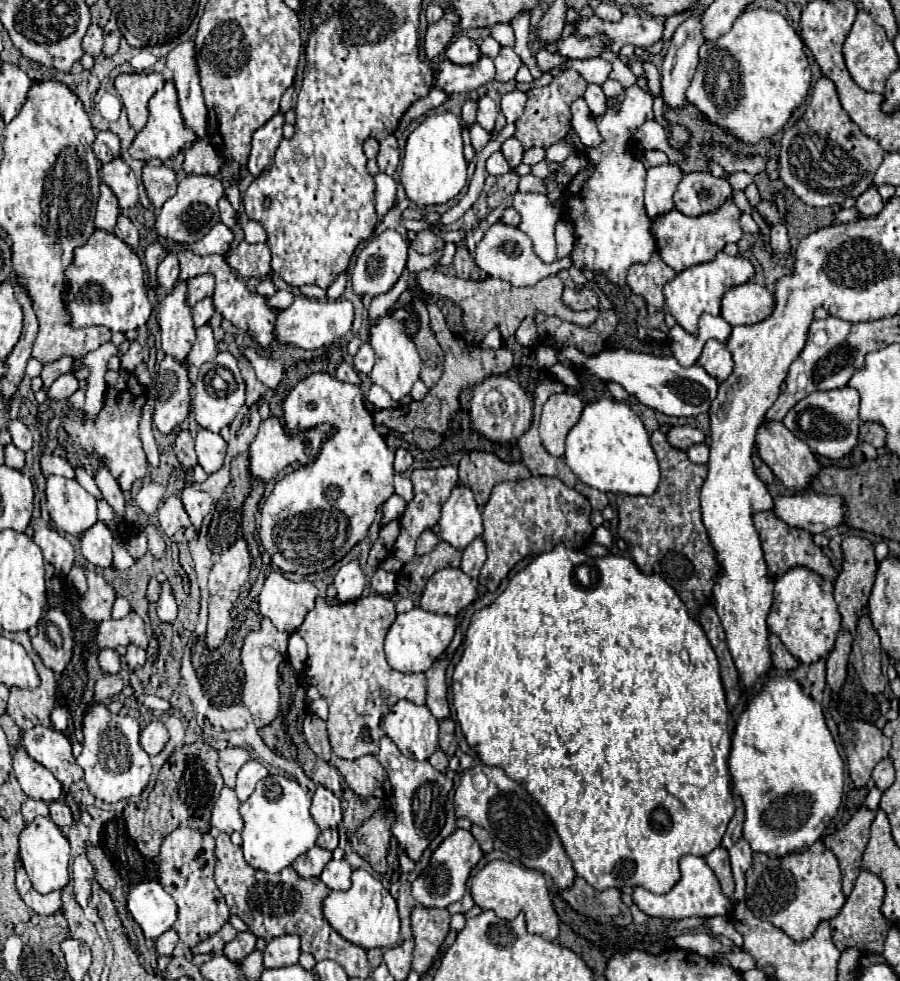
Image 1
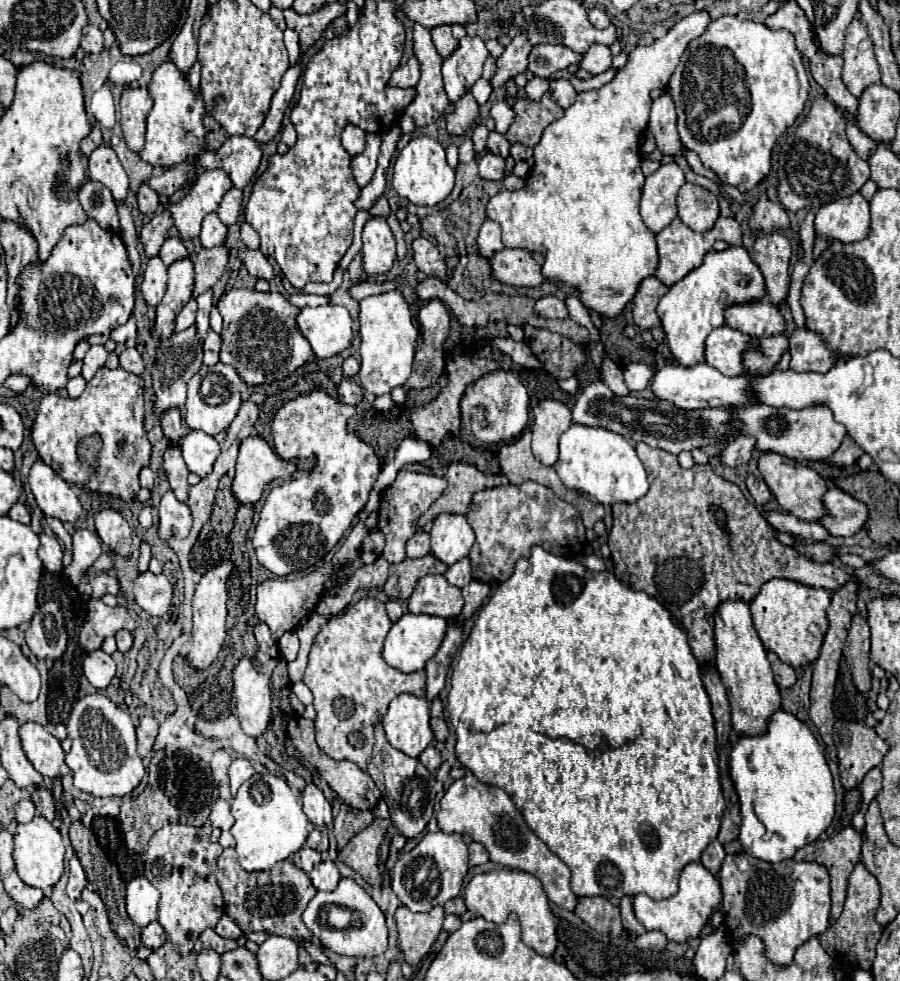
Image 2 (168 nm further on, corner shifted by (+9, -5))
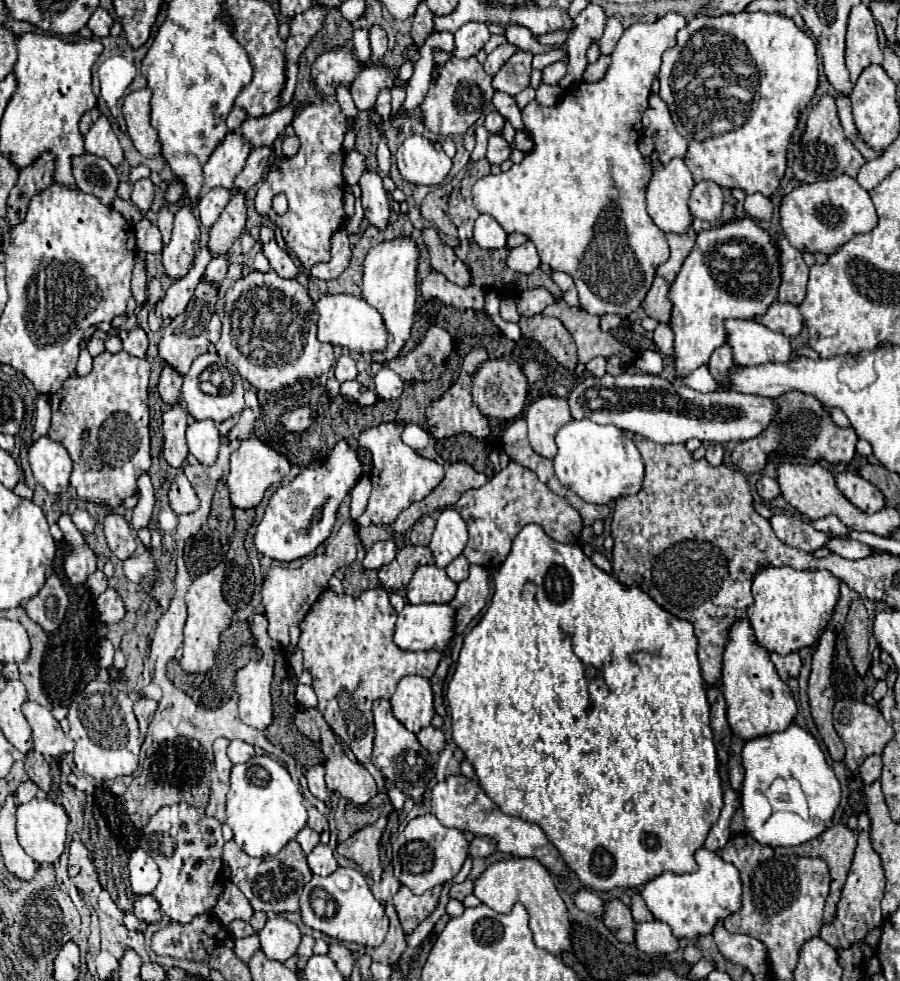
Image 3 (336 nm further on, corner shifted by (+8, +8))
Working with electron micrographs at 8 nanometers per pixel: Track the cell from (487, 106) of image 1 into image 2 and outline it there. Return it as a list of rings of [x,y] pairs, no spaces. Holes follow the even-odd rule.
[[[476,123],[472,127],[472,141],[474,141],[474,151],[484,151],[486,149],[486,139],[488,139],[488,129],[484,123]]]

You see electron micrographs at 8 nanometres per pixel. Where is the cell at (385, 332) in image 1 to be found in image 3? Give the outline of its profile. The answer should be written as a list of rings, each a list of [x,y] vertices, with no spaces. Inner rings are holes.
[[[409,236],[383,240],[373,246],[363,264],[363,298],[379,310],[383,322],[389,330],[389,342],[385,352],[375,352],[373,362],[387,362],[399,356],[399,350],[409,340],[411,326],[415,320],[415,300],[417,300],[417,262],[419,262],[419,248],[417,242]]]

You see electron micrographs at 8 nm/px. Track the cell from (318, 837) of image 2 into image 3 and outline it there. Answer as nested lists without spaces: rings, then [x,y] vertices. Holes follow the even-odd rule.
[[[309,806],[309,820],[307,820],[307,826],[317,830],[317,832],[323,832],[327,828],[327,818],[315,808],[315,806]]]

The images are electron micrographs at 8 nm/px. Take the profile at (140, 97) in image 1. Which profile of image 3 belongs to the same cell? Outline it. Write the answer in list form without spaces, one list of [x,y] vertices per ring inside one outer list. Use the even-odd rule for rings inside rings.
[[[149,88],[131,92],[123,102],[123,116],[135,148],[143,156],[155,158],[161,154],[161,142],[157,130],[149,124],[149,102],[151,102]]]

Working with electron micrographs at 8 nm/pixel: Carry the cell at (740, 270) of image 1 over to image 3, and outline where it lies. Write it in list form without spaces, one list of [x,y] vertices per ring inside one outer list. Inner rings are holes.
[[[749,216],[735,218],[699,232],[695,246],[669,290],[669,300],[673,302],[671,328],[675,332],[675,378],[679,380],[683,374],[691,374],[695,366],[705,366],[711,352],[725,344],[725,320],[751,320],[765,314],[777,300],[779,286],[779,248],[775,246],[773,234],[761,228],[757,220]]]

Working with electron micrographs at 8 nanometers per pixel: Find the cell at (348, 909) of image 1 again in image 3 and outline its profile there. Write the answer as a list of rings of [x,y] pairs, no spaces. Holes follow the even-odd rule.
[[[337,868],[331,876],[313,876],[307,886],[303,886],[303,894],[299,900],[301,906],[301,918],[305,926],[319,930],[327,934],[333,940],[339,942],[355,942],[367,948],[381,946],[389,918],[383,910],[383,906],[373,898],[365,876],[355,868]],[[327,894],[335,900],[335,906],[327,906]]]

